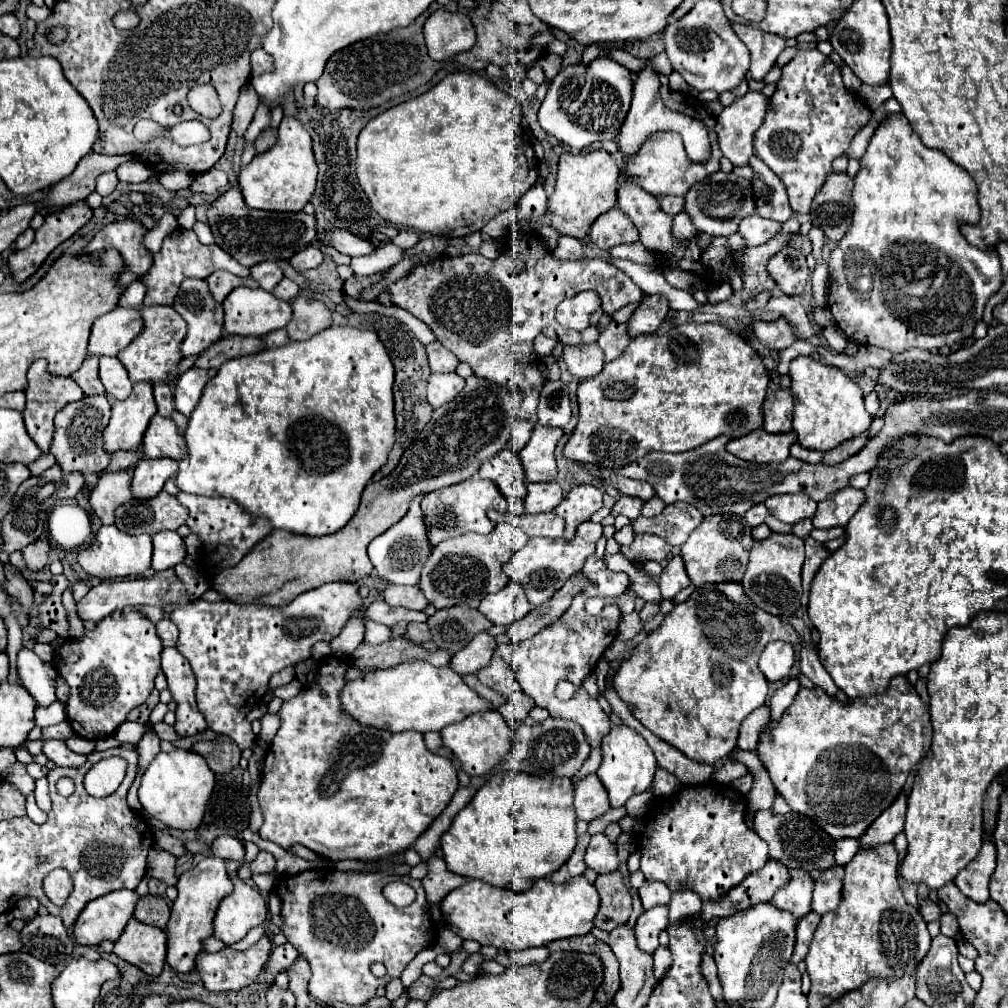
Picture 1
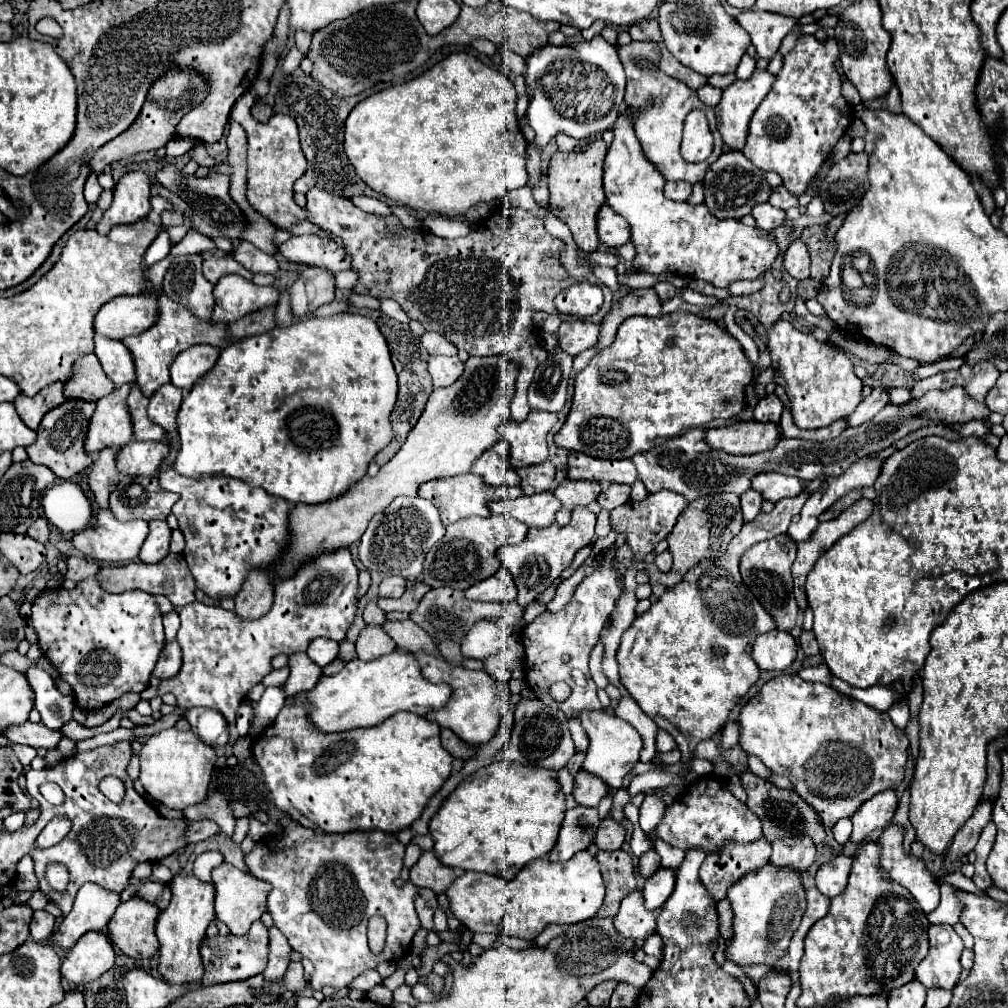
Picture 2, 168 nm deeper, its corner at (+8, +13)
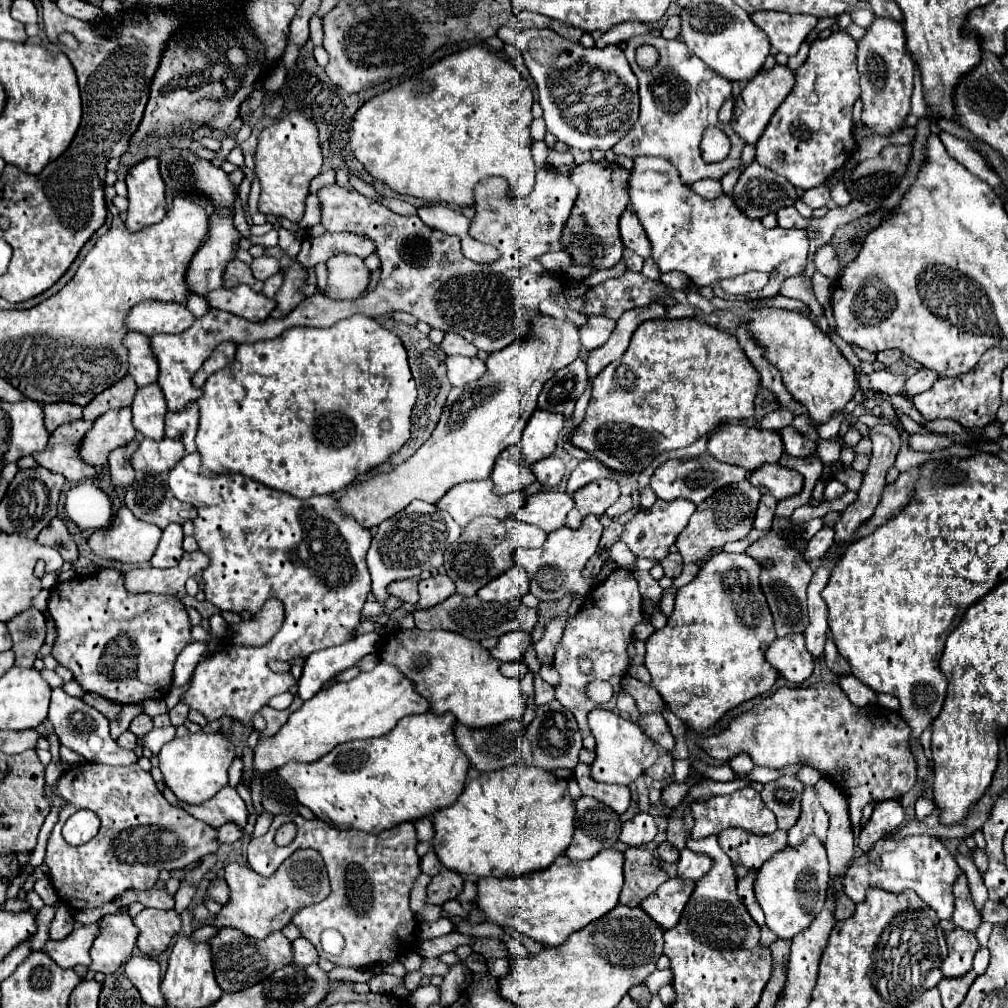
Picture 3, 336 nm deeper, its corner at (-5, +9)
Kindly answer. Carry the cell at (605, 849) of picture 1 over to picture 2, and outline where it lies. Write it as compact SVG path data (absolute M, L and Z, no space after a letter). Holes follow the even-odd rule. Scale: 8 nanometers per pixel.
M606 817L600 821L598 833L596 833L596 845L598 849L604 849L604 851L616 851L622 847L624 837L626 837L624 825L614 821L612 817Z

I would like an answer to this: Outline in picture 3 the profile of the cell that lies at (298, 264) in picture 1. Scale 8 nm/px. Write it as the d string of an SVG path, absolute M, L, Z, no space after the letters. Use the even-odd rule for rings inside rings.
M325 233L323 237L305 237L297 261L301 267L315 267L321 261L327 261L335 253L351 253L359 259L369 257L375 251L373 241L347 233Z

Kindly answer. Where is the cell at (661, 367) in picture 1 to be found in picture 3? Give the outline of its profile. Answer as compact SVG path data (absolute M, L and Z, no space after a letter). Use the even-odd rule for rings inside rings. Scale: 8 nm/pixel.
M697 319L645 321L635 329L625 355L609 363L593 379L593 395L585 419L573 431L571 443L605 463L609 469L641 473L657 455L689 447L725 421L743 421L753 417L757 387L759 373L739 347L735 335L699 323Z

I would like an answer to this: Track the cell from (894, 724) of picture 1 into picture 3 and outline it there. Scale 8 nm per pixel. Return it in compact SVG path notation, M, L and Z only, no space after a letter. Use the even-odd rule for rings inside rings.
M815 683L797 689L777 689L773 695L763 699L751 711L731 721L729 729L717 737L703 741L703 749L721 761L735 757L739 751L747 751L755 765L783 769L789 765L811 765L823 777L835 783L843 791L849 803L849 819L853 827L859 827L861 809L867 803L879 803L887 799L901 799L917 781L917 763L909 747L911 729L897 711L890 711L878 705L855 707L837 683Z

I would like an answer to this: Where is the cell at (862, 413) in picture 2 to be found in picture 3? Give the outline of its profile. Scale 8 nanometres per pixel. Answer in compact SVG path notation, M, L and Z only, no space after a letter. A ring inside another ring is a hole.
M921 369L921 371L917 371L915 375L911 375L911 377L905 381L905 385L903 385L903 393L901 393L901 395L905 395L907 399L913 399L915 395L927 391L937 379L939 379L939 377L931 375L931 371Z

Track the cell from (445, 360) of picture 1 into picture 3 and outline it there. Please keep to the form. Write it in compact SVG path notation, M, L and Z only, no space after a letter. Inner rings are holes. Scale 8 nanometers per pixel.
M447 333L439 347L445 351L445 355L465 355L465 357L477 355L477 347L467 343L461 335L455 335L455 333Z

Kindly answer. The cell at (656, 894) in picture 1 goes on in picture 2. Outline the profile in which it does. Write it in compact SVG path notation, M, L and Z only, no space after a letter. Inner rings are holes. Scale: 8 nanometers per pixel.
M654 849L646 851L646 853L640 857L640 863L638 863L640 875L650 877L650 875L654 875L658 869L660 869L660 857L658 857L658 853L656 853Z

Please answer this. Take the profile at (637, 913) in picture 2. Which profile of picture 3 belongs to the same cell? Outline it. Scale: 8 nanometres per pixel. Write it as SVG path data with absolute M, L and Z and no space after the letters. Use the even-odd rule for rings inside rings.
M677 877L667 879L655 893L639 905L663 931L673 929L681 919L681 911L693 893L695 883L683 883Z

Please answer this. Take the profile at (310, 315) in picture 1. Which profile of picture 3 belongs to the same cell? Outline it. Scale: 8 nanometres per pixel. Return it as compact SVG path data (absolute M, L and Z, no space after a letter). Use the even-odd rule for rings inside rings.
M333 255L327 261L327 273L329 281L325 295L329 299L355 299L369 283L369 271L361 259L355 259L355 255Z

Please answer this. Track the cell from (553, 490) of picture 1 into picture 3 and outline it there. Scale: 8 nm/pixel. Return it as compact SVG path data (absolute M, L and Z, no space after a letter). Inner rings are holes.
M547 457L539 463L535 463L531 469L537 477L537 483L543 489L557 489L561 479L565 477L565 465L559 457Z

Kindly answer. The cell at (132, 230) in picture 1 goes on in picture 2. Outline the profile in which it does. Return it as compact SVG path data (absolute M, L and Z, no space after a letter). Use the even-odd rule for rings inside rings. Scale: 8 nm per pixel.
M130 171L114 187L114 203L98 223L98 231L110 231L112 225L130 225L150 213L150 177L146 171Z

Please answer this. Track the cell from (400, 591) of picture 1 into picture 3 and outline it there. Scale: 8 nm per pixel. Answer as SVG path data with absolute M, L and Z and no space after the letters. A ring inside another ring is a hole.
M395 581L387 587L387 591L389 591L389 595L393 595L405 603L411 603L411 605L415 605L419 599L417 581Z

